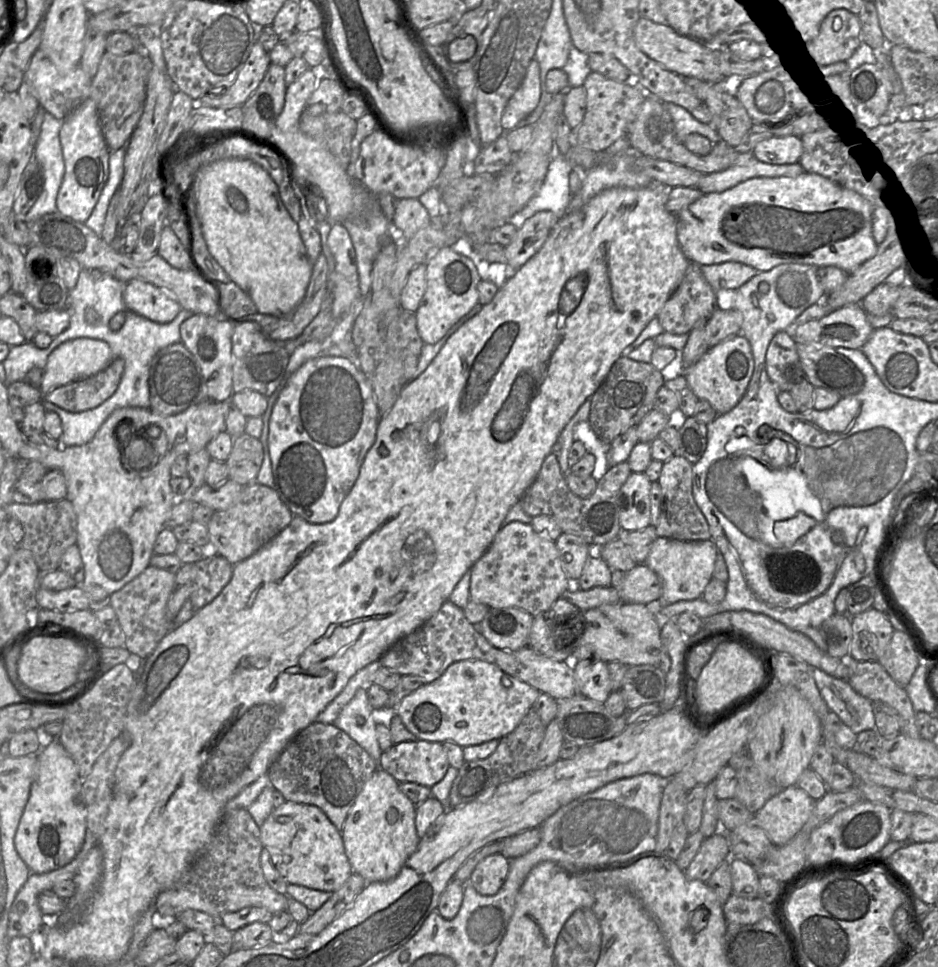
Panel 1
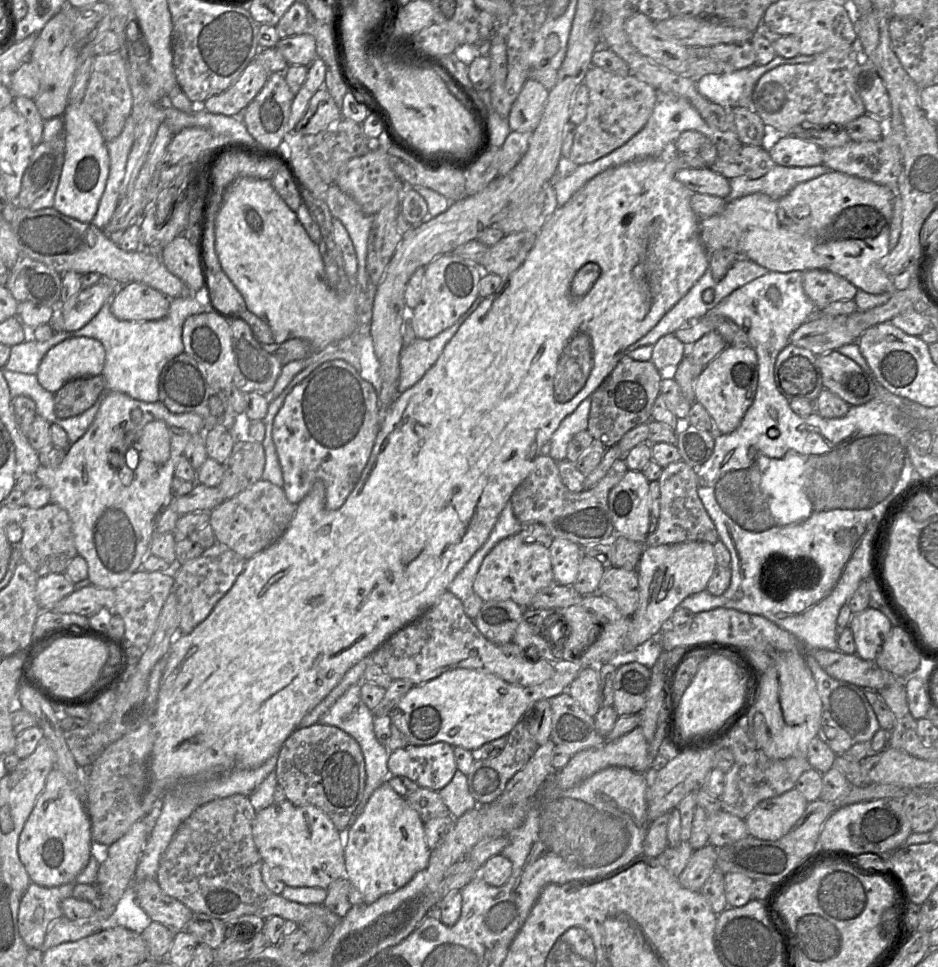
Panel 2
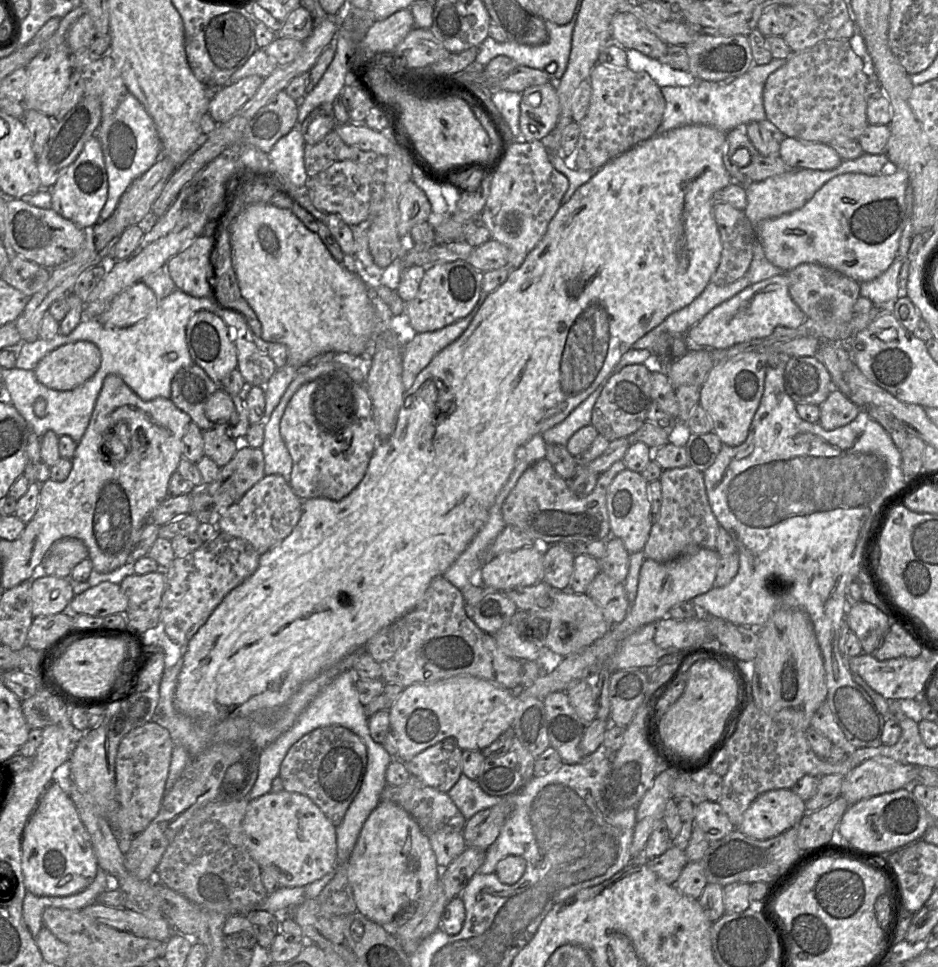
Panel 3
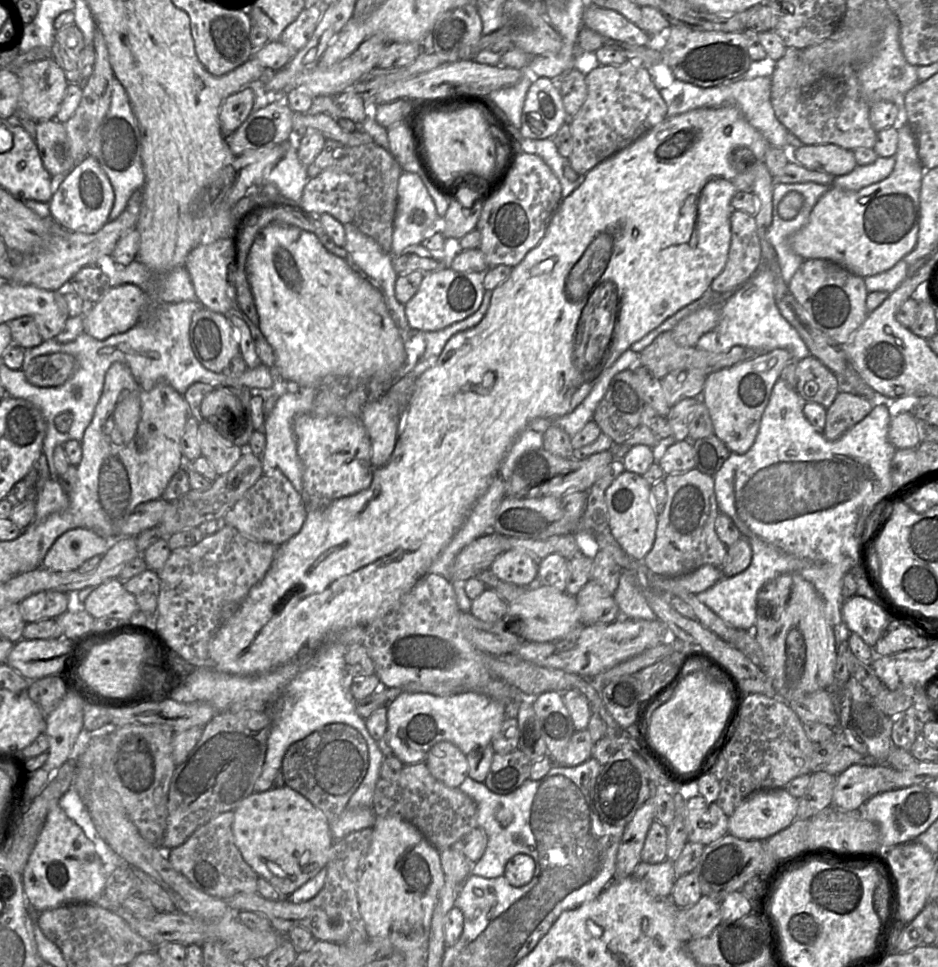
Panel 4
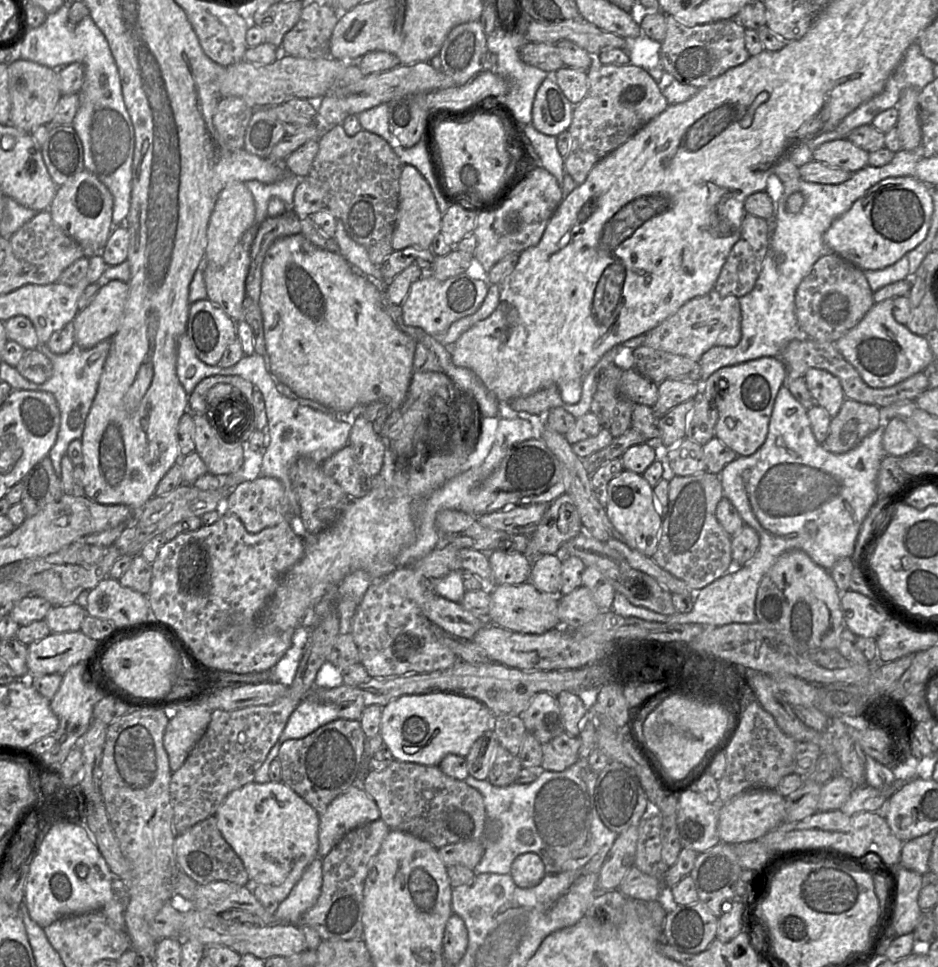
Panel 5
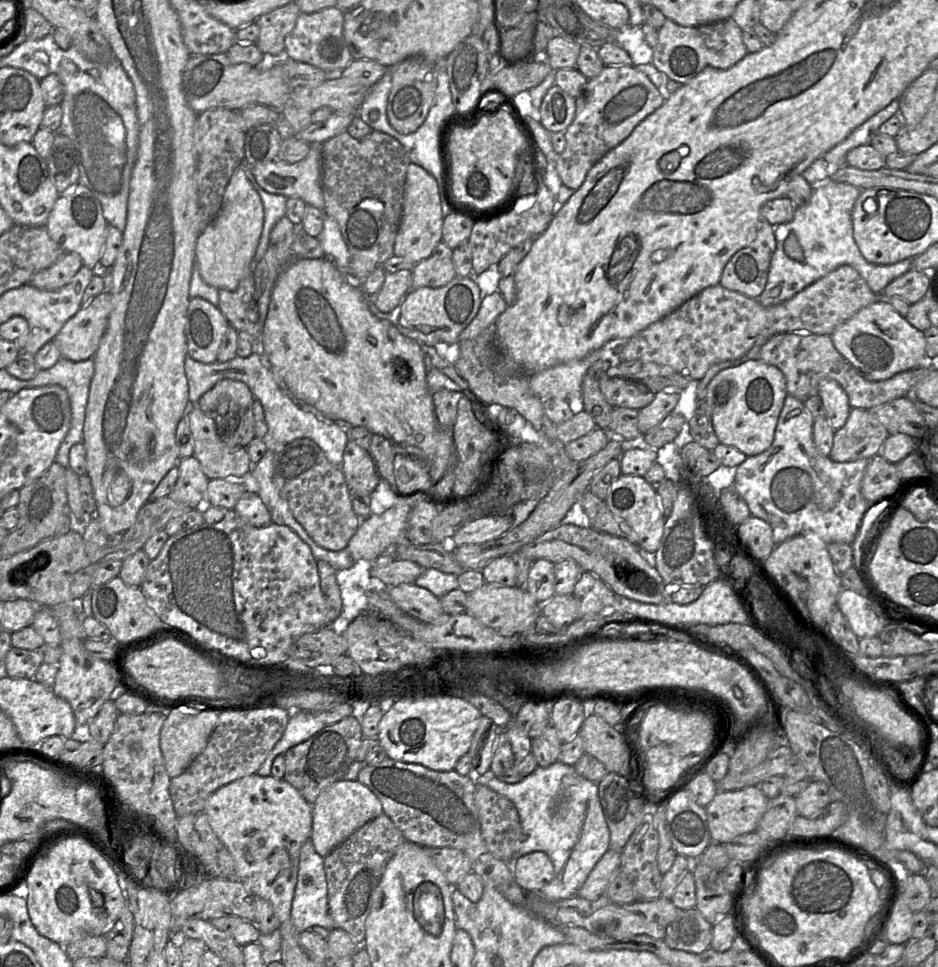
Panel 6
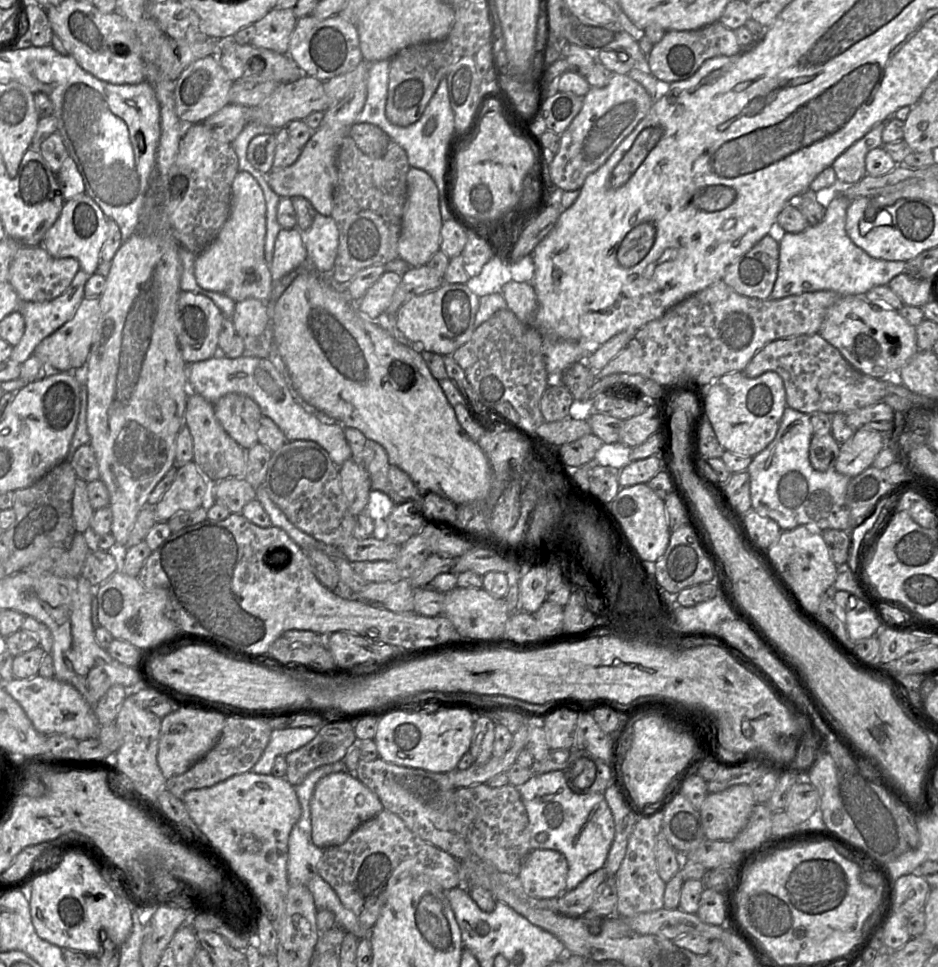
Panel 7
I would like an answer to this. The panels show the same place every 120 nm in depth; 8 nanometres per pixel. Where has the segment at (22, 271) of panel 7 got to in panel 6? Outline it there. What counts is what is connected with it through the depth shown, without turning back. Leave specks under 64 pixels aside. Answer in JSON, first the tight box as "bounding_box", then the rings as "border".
{"bounding_box":[29,253,83,290],"border":[[[64,253],[50,267],[33,275],[29,284],[41,290],[57,290],[68,284],[82,266],[83,262],[77,253]]]}

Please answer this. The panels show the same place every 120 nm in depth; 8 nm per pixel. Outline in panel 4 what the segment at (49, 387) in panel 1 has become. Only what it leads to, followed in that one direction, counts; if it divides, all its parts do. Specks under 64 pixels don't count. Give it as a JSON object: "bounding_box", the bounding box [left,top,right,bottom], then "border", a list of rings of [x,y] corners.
{"bounding_box":[21,353,76,387],"border":[[[67,353],[40,355],[25,362],[21,368],[27,380],[39,387],[64,384],[76,370],[75,358]]]}

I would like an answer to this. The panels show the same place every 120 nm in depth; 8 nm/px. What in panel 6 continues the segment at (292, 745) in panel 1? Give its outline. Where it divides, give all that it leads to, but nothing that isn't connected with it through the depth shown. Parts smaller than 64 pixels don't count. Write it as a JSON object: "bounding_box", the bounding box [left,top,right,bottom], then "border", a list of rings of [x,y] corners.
{"bounding_box":[283,715,363,806],"border":[[[353,715],[335,724],[326,725],[308,740],[286,751],[283,779],[313,806],[321,792],[344,778],[350,765],[356,760],[363,738],[361,724]]]}

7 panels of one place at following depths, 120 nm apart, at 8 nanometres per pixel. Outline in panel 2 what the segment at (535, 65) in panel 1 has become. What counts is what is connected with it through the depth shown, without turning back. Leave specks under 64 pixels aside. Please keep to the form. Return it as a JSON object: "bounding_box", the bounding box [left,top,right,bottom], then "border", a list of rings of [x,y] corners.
{"bounding_box":[508,78,549,132],"border":[[[528,78],[508,115],[511,131],[533,132],[540,122],[549,95],[538,81]]]}

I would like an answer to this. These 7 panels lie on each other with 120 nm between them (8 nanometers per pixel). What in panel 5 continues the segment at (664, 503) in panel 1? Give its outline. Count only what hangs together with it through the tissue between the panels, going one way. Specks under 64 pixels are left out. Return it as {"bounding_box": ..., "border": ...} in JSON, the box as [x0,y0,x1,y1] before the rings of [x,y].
{"bounding_box":[652,472,741,591],"border":[[[701,472],[696,475],[692,476],[675,476],[671,479],[669,482],[669,495],[668,495],[668,511],[665,517],[663,518],[662,525],[661,525],[661,531],[660,531],[660,539],[656,548],[655,553],[652,555],[652,559],[663,569],[667,570],[671,574],[673,574],[675,577],[683,580],[686,582],[686,584],[693,590],[693,591],[699,591],[702,588],[706,587],[716,579],[723,576],[728,571],[732,571],[733,568],[741,567],[741,566],[735,566],[734,561],[732,559],[731,555],[731,542],[732,537],[723,529],[723,527],[720,525],[716,518],[716,508],[718,503],[723,497],[723,489],[721,485],[721,481],[719,478],[719,475],[712,474],[709,472]]]}

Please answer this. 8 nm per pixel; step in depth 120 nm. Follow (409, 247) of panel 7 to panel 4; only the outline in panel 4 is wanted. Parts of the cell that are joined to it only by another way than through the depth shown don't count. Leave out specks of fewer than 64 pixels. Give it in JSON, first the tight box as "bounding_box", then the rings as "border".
{"bounding_box":[391,171,438,254],"border":[[[403,171],[397,187],[397,207],[394,217],[391,253],[400,254],[406,247],[421,244],[425,232],[431,228],[438,218],[435,203],[423,184],[419,175]]]}

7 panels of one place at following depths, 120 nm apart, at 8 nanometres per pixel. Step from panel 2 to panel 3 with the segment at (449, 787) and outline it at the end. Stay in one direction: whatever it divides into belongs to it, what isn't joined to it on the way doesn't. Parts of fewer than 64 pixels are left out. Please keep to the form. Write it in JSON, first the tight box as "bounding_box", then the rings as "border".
{"bounding_box":[447,773,502,820],"border":[[[464,773],[447,794],[466,820],[482,810],[497,805],[502,800],[502,797],[485,793],[476,780],[471,780]]]}

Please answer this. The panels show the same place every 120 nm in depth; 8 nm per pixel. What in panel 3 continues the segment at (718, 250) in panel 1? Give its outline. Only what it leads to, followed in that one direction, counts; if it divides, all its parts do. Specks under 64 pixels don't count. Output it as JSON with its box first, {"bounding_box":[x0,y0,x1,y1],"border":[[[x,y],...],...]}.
{"bounding_box":[757,167,909,283],"border":[[[891,167],[885,172],[875,176],[859,173],[845,173],[835,176],[826,182],[800,209],[794,210],[788,214],[784,214],[780,217],[761,222],[757,229],[757,242],[761,244],[766,258],[773,265],[781,268],[785,272],[790,272],[792,269],[803,263],[814,263],[835,270],[858,283],[872,281],[884,273],[896,258],[900,237],[905,226],[907,225],[907,206],[905,202],[905,193],[908,185],[909,177],[907,172],[902,169],[893,169]]]}

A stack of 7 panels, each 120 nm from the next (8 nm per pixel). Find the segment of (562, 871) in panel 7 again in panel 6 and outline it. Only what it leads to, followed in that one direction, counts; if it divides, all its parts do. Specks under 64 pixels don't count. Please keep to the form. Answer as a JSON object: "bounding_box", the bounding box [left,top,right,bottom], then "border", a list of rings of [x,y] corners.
{"bounding_box":[512,851,555,893],"border":[[[534,851],[517,858],[512,870],[515,881],[527,893],[538,893],[555,877],[553,862],[543,851]]]}

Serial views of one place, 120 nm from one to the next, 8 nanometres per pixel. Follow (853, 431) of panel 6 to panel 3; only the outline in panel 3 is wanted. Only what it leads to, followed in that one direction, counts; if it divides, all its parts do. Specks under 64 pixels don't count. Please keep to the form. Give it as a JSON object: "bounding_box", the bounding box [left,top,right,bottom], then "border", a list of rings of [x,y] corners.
{"bounding_box":[819,389,861,431],"border":[[[833,389],[830,392],[819,408],[819,424],[827,431],[849,424],[857,417],[861,410],[837,389]]]}

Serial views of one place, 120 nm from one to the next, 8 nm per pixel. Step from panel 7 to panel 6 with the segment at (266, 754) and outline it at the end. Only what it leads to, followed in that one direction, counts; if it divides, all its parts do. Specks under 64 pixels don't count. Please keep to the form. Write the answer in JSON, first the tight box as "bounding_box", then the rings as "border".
{"bounding_box":[256,711,326,777],"border":[[[293,711],[281,739],[256,773],[262,777],[271,775],[271,766],[277,755],[284,755],[287,750],[308,740],[325,727],[326,725],[317,718],[316,714]]]}

